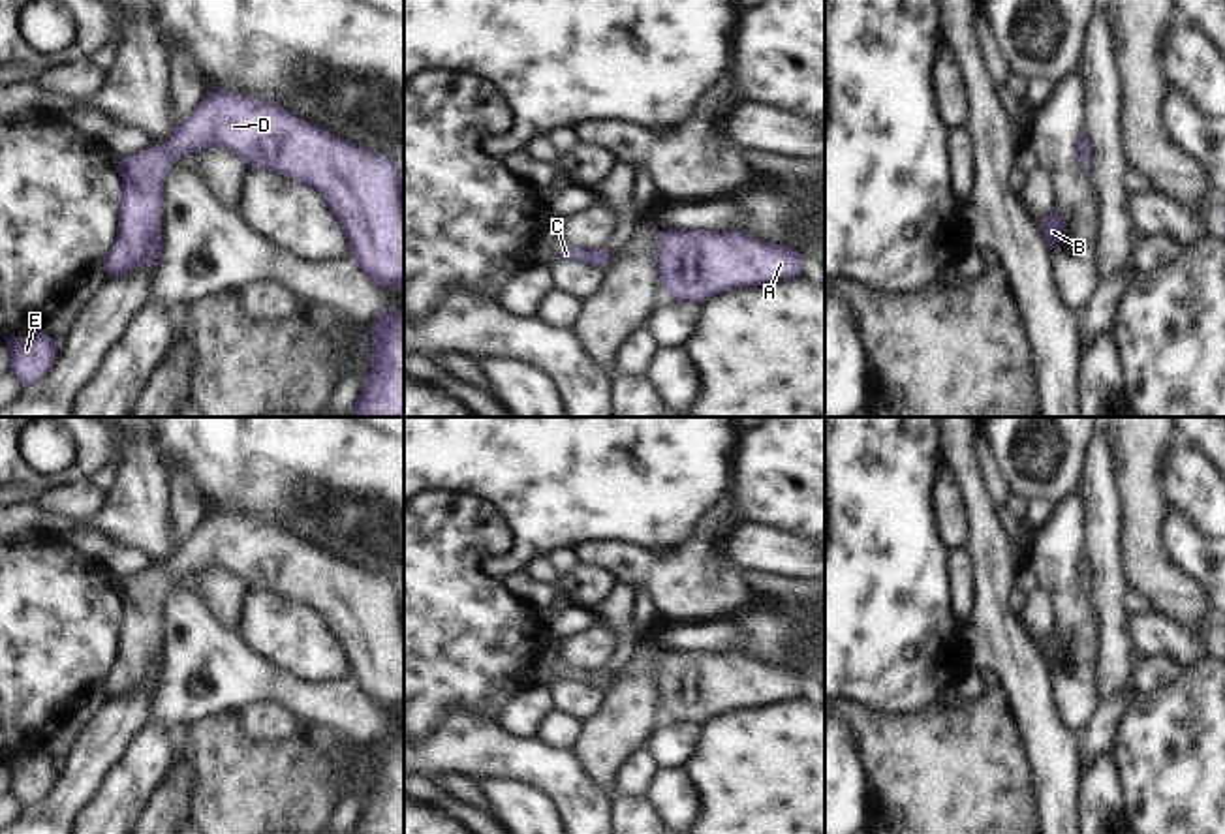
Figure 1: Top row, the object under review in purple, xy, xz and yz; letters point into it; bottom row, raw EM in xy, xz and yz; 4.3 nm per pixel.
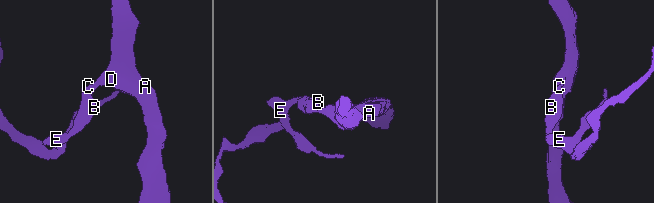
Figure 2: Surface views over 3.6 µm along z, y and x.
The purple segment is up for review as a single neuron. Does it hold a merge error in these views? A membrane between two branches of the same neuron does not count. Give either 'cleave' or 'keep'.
keep

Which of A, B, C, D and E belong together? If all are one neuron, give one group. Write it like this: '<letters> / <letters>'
A B C D E

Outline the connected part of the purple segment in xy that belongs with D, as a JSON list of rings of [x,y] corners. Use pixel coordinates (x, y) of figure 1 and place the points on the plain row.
[[[237,511],[209,513],[180,543],[163,565],[150,565],[135,577],[118,580],[122,616],[118,654],[103,680],[109,701],[160,680],[163,599],[171,584],[188,573],[224,569],[237,575],[248,590],[286,595],[318,610],[344,650],[349,676],[359,689],[387,712],[404,710],[404,629],[400,620],[402,592],[376,571],[329,554],[280,526],[248,518]]]

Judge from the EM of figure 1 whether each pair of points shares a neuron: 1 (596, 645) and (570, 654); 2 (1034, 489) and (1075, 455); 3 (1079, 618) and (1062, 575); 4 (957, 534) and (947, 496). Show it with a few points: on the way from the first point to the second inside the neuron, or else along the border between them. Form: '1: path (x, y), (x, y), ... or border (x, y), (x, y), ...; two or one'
1: path (590, 648), (575, 650); one
2: path (1043, 479), (1066, 461); one
3: path (1073, 607), (1064, 586); one
4: path (951, 525), (947, 506); one

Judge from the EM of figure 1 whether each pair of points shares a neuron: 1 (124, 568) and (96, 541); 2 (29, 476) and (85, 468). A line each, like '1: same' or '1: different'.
1: same
2: same

